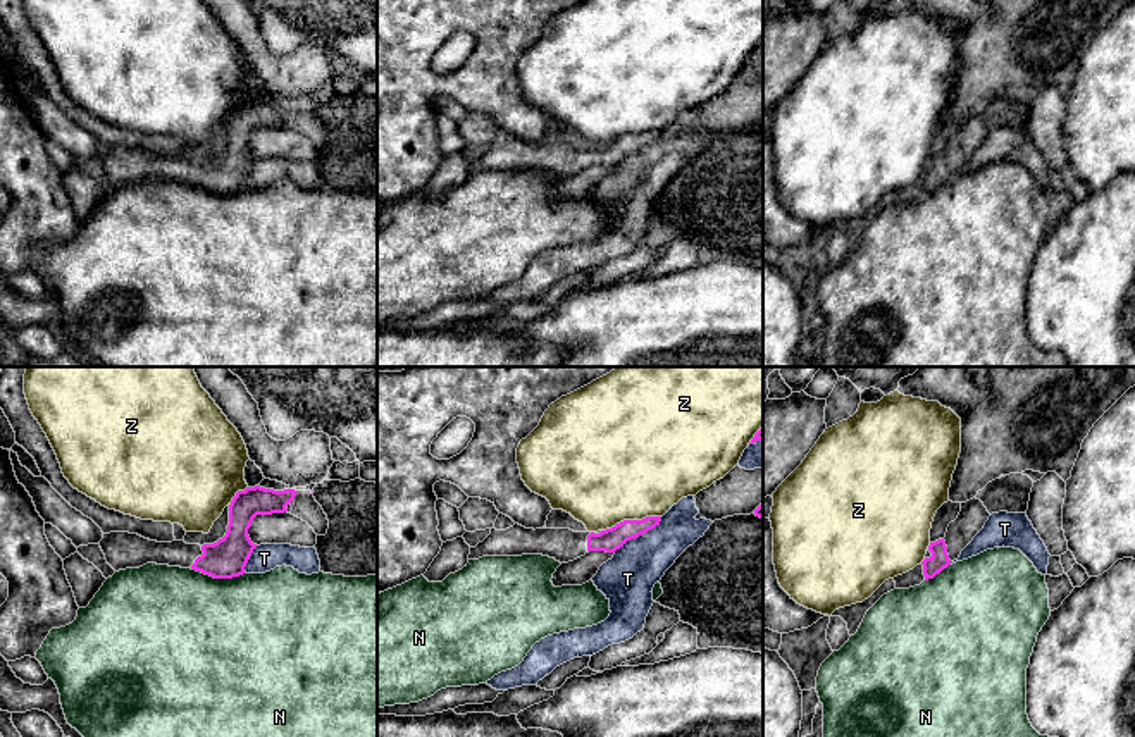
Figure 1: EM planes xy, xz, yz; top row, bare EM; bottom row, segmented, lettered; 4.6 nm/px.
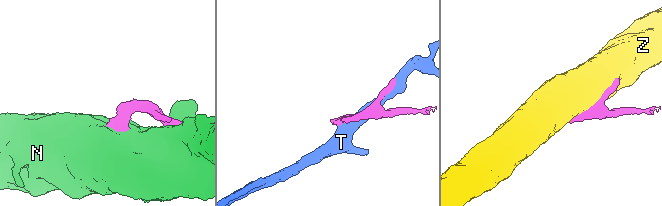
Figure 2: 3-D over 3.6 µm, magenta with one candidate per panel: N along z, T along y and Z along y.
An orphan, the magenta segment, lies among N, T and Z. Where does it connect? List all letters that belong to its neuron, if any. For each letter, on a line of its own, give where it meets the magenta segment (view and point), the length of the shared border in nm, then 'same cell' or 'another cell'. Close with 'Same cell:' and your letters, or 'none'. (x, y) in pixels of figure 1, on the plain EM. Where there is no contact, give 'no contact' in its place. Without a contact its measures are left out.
N: xy (217, 191) | 260 nm | another cell
T: xz (638, 150) | 280 nm | another cell
Z: xz (631, 135) | 280 nm | another cell
Same cell: none

